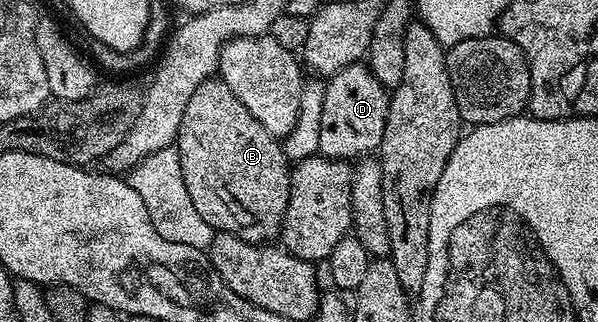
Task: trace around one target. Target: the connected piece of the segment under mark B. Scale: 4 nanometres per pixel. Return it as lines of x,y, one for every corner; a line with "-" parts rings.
213,77
198,85
182,113
174,148
180,155
182,179
190,199
199,216
214,232
225,231
247,243
261,245
271,244
279,236
286,205
290,201
290,160
284,156
281,140
262,129
254,113
230,93
230,85
226,85
223,79

